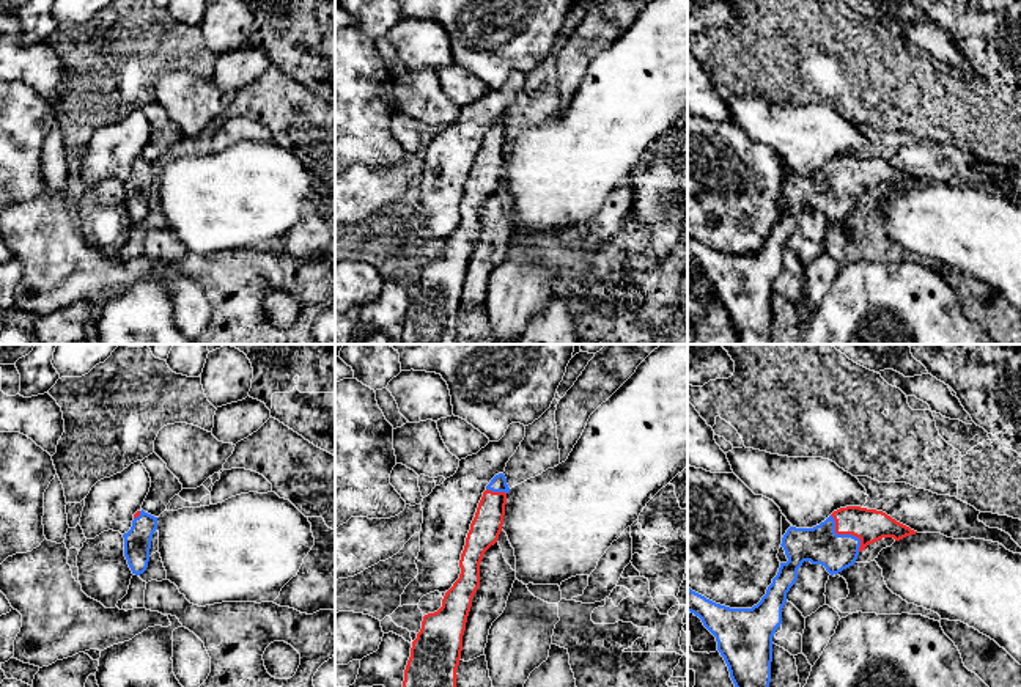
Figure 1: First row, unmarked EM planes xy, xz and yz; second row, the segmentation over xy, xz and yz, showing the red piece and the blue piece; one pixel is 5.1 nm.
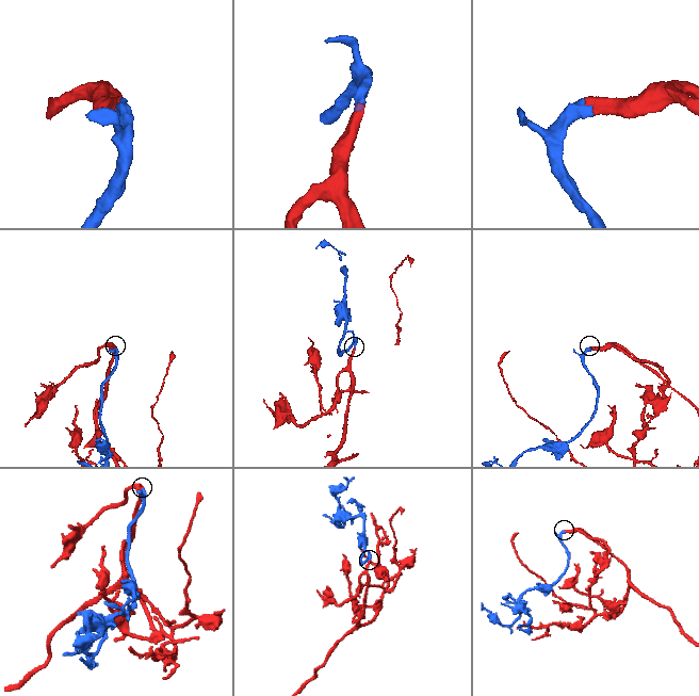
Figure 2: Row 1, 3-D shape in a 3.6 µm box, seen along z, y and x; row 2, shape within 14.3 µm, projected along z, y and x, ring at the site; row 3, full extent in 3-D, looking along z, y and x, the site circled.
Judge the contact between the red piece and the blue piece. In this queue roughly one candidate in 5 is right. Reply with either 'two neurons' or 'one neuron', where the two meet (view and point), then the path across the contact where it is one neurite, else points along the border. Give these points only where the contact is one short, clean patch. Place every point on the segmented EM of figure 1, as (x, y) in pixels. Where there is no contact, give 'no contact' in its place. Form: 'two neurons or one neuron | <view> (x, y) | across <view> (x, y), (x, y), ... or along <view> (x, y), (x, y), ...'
one neuron | yz (845, 533) | across yz (870, 525), (855, 527), (845, 533), (834, 544), (820, 544)

